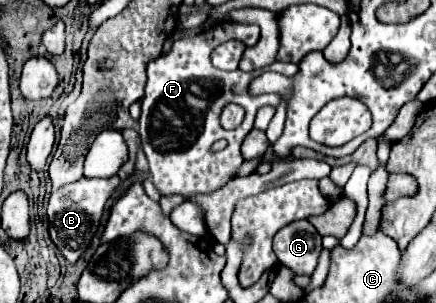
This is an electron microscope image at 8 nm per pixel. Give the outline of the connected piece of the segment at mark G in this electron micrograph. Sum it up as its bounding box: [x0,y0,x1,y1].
[273,219,321,275]

